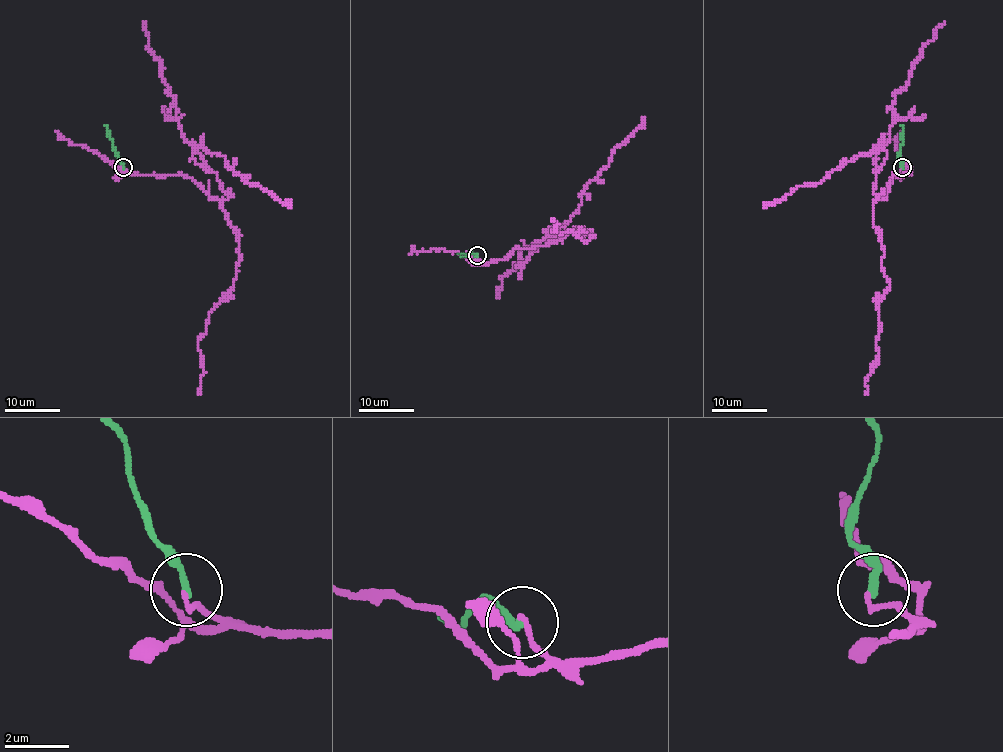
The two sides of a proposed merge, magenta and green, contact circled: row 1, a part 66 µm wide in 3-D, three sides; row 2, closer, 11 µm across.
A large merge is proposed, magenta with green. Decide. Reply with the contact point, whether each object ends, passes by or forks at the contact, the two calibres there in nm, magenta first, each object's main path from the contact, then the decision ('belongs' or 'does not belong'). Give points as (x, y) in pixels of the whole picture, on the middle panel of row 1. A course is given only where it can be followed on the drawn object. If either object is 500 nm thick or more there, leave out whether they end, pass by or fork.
place (477, 255); magenta ends; green ends; calibres 150 and 200 nm; course magenta (476, 254), (505, 259), (580, 231), (546, 230), (565, 223), (645, 116); course green (476, 256), (471, 252), (467, 256), (458, 254); does not belong

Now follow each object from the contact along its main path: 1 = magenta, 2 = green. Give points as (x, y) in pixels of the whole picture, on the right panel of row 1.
1: (901, 167), (908, 173), (894, 174), (882, 199), (875, 199), (874, 162), (879, 147), (763, 208)
2: (902, 167), (898, 157), (902, 141), (901, 125)

